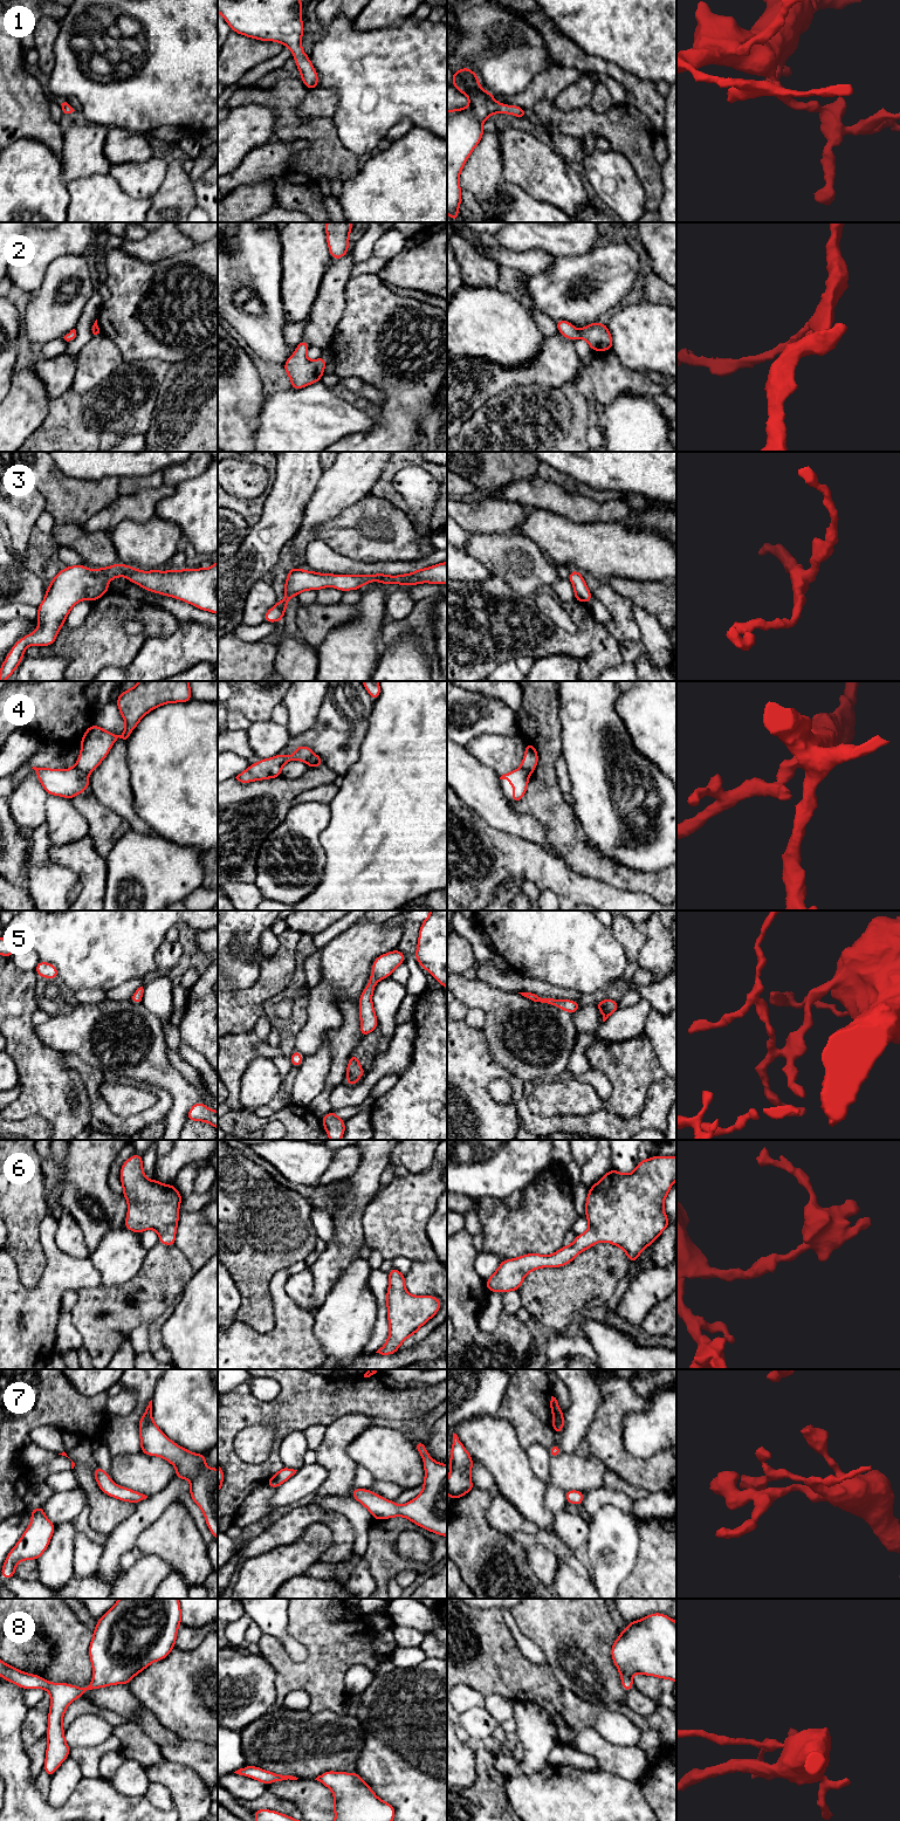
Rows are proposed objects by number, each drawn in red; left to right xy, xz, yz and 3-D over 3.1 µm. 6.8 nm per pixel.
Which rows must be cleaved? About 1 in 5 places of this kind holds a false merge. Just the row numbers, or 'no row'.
4

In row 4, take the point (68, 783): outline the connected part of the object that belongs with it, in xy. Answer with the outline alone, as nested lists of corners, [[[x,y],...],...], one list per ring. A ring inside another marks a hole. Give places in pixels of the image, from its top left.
[[[36,767],[32,769],[36,771],[36,777],[48,796],[55,795],[73,799],[90,786],[88,775],[76,767],[66,770]]]

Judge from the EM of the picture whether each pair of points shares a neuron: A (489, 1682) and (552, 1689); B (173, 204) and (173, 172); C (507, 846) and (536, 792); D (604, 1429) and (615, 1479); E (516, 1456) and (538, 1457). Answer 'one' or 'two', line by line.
A: one
B: one
C: two
D: two
E: two

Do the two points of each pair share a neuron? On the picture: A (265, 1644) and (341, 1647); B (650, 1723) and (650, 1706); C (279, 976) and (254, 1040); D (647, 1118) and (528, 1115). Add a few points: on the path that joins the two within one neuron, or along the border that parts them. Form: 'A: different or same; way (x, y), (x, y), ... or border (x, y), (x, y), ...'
A: same; way (283, 1662), (289, 1668), (318, 1668), (322, 1664)
B: different; border (625, 1703), (643, 1716), (648, 1716), (658, 1705)
C: different; border (252, 1029), (229, 1035)
D: same; way (618, 1125), (606, 1125), (600, 1121), (557, 1122)

